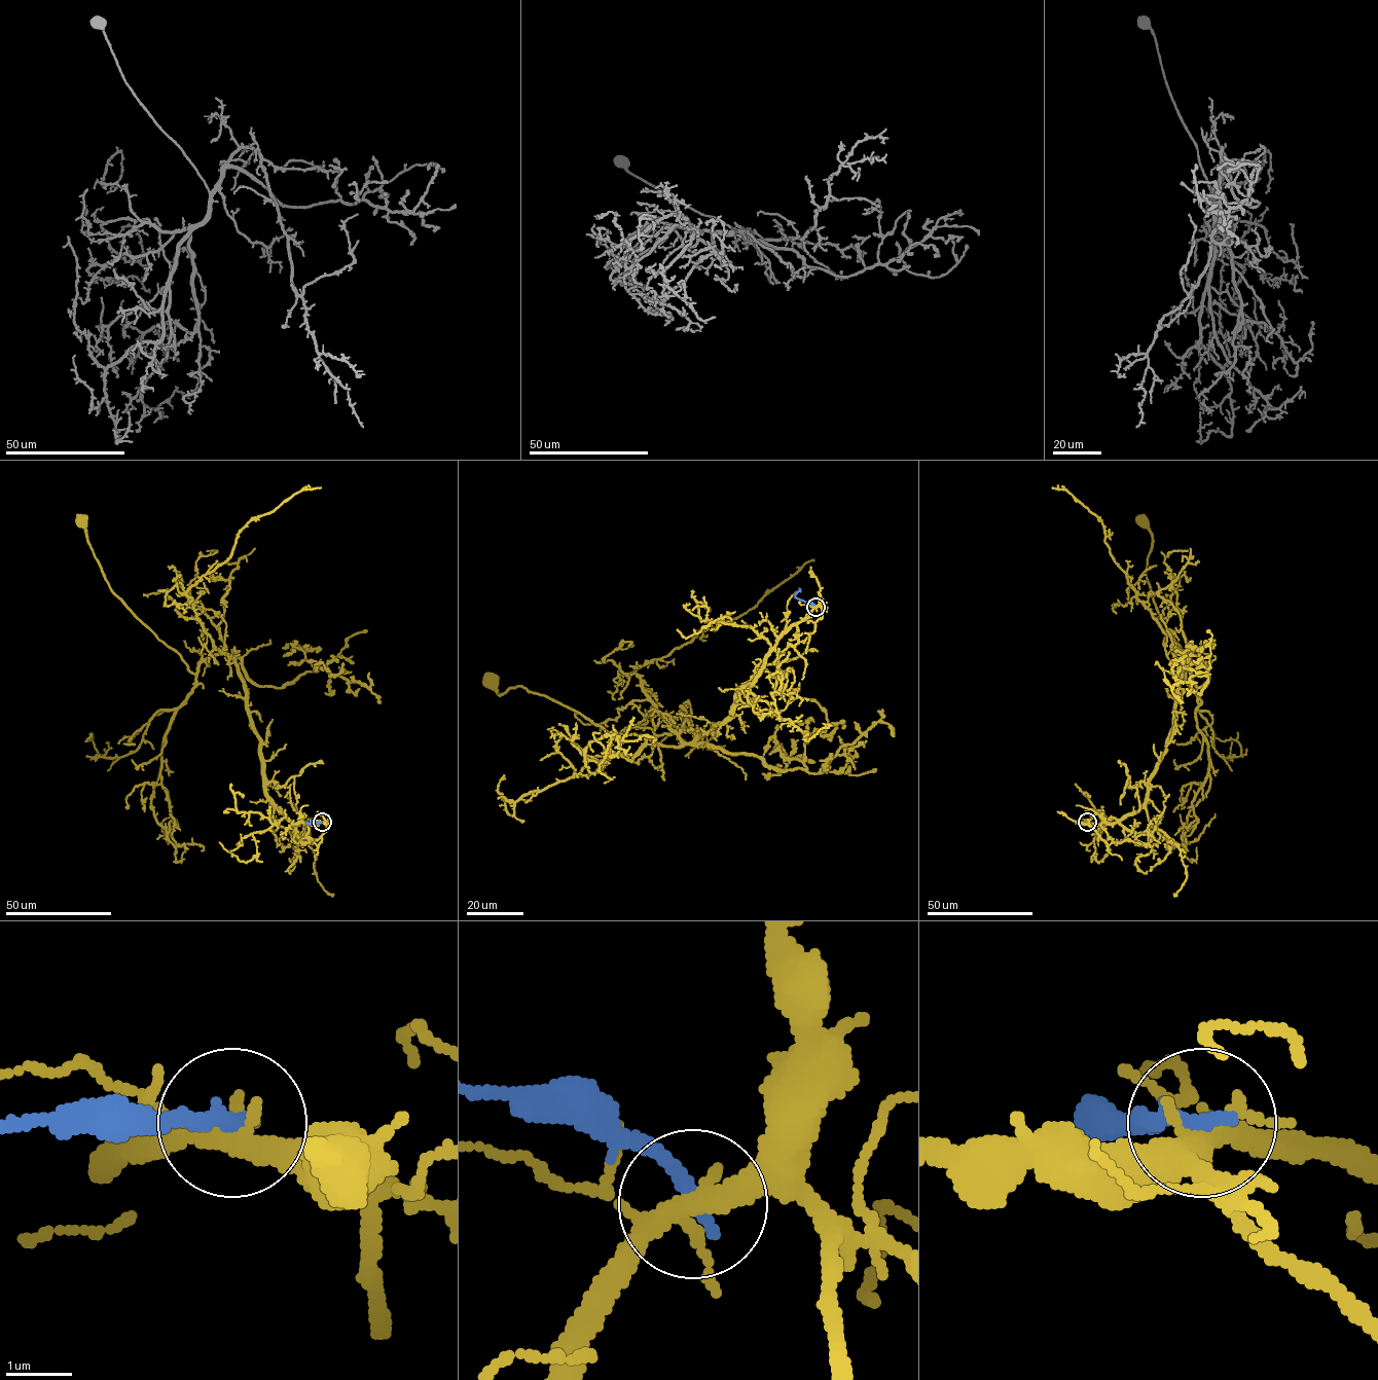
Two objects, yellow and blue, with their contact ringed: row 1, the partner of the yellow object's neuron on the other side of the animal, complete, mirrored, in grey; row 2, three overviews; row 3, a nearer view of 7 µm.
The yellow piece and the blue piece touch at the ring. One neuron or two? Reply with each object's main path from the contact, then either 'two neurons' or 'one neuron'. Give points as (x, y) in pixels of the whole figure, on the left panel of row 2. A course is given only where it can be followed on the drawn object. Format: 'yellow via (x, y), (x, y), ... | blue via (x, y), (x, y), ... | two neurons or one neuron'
yellow via (322, 822), (292, 823), (265, 790), (259, 739), (236, 661), (210, 655), (192, 674), (112, 591), (80, 521) | blue via (322, 822), (307, 824), (310, 820) | two neurons

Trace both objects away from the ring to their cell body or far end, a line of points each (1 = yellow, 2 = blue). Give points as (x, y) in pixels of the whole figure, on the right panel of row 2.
1: (1087, 822), (1117, 823), (1144, 804), (1191, 654), (1183, 674), (1146, 576), (1152, 537), (1141, 521)
2: (1087, 822), (1076, 823), (1074, 820)

